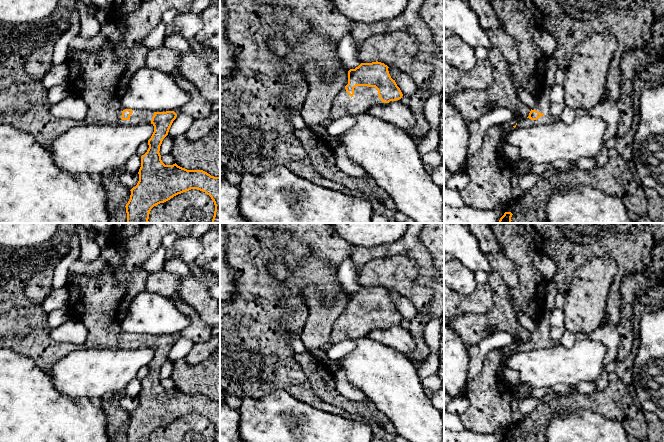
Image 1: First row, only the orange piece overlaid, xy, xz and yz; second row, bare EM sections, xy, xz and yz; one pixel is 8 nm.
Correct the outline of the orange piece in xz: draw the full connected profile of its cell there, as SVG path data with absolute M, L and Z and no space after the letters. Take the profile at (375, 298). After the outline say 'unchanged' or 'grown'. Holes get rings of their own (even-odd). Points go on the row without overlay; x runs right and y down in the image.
M381 286L361 287L348 295L348 305L332 325L330 342L338 344L345 339L365 337L377 324L396 325L403 318Z; grown

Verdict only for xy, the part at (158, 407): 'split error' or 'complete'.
split error

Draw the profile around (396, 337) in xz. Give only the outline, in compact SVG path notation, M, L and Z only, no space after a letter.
M401 323L390 325L389 327L377 324L370 330L368 336L372 340L400 352L404 356L407 356L416 348L416 343L409 329L403 328Z

